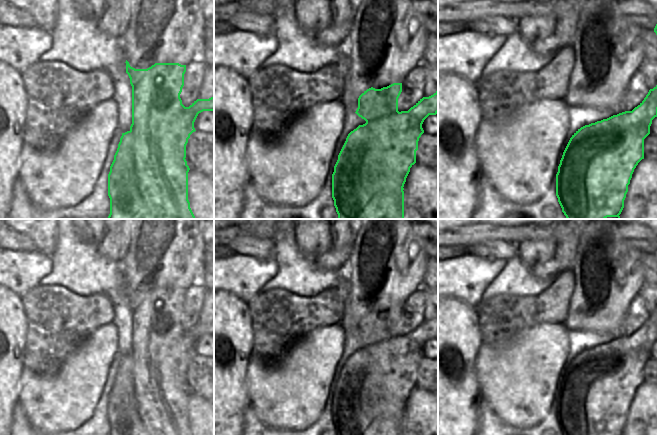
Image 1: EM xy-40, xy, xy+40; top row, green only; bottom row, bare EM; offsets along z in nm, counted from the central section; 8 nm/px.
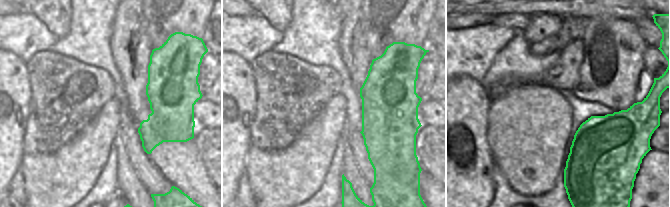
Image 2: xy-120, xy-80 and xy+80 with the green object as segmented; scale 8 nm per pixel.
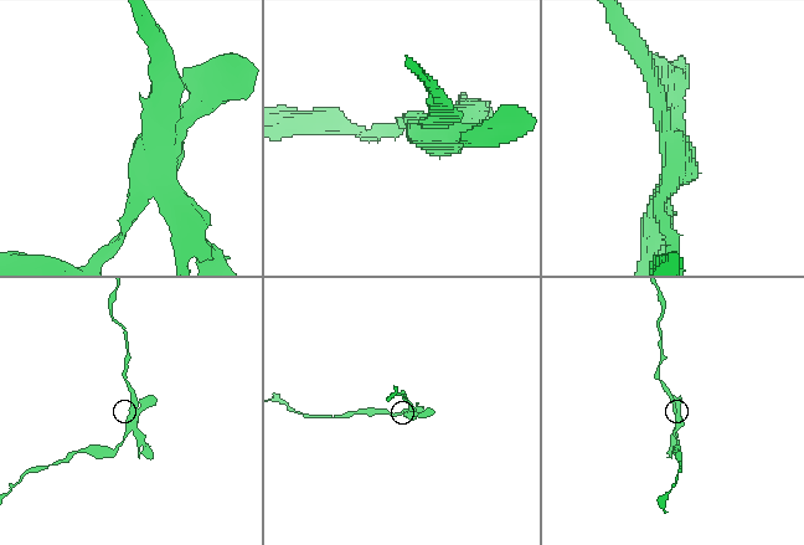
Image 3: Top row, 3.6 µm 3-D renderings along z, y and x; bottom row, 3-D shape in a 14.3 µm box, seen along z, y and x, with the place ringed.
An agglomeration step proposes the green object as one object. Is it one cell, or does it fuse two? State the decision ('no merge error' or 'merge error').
merge error

